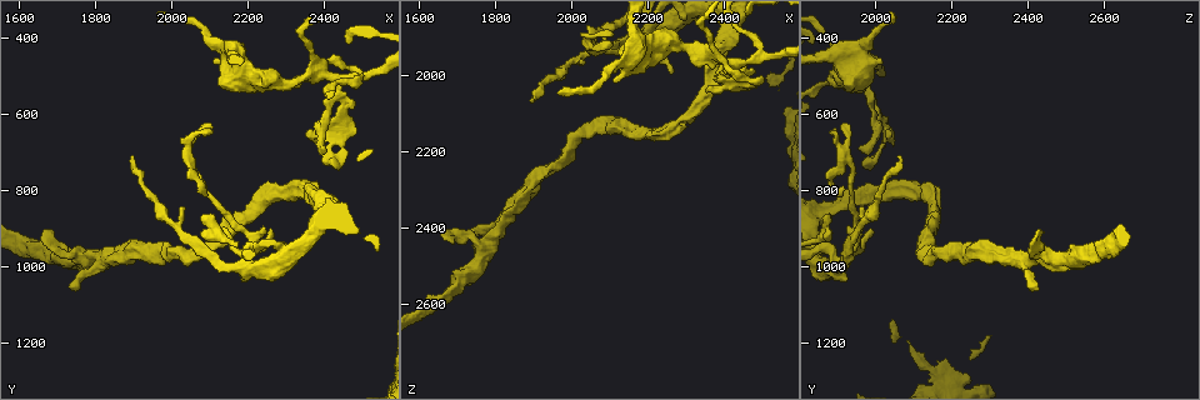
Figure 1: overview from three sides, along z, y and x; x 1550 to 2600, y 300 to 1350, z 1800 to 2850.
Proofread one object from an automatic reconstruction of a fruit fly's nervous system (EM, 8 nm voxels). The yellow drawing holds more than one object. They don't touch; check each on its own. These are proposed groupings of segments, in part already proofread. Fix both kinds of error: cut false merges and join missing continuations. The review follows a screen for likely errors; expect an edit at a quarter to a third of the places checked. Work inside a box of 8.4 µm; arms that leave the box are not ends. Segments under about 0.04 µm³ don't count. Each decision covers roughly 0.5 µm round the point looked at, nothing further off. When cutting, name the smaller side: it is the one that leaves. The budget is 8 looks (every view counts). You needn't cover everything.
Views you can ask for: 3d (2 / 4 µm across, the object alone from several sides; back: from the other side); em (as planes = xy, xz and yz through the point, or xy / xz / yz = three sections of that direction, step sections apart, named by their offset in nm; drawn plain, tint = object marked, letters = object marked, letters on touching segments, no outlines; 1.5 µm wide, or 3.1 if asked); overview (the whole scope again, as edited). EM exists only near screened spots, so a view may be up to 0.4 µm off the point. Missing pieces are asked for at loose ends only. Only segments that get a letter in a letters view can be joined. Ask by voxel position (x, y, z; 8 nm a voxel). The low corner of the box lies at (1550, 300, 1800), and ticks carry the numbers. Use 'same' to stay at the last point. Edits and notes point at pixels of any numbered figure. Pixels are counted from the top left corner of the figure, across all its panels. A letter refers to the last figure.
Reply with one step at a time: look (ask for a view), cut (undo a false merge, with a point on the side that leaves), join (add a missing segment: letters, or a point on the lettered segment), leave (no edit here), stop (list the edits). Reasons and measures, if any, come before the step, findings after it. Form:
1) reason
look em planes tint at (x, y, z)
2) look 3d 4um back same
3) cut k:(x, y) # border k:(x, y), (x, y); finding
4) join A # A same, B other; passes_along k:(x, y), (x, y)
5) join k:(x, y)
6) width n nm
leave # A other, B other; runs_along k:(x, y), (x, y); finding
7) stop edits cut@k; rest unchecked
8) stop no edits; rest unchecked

thick turns thin
look 3d 4um back at (2205, 1000, 1900)

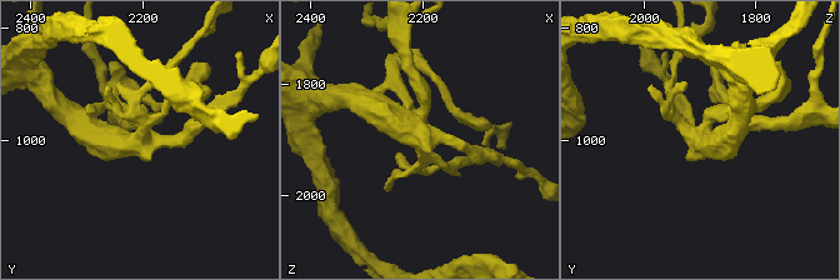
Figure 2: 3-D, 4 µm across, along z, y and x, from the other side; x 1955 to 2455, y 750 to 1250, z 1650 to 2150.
need the tissue
look em xz step 8 tint at (2200, 1000, 1890)

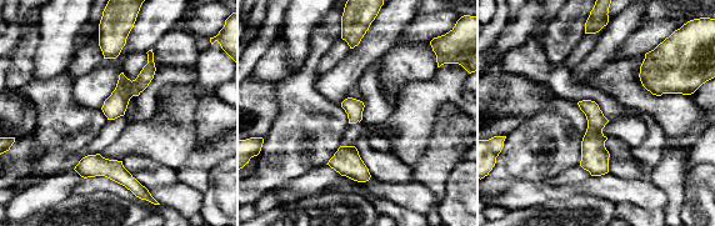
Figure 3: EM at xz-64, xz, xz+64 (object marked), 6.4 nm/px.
what lies round it
look em xz step 8 letters same

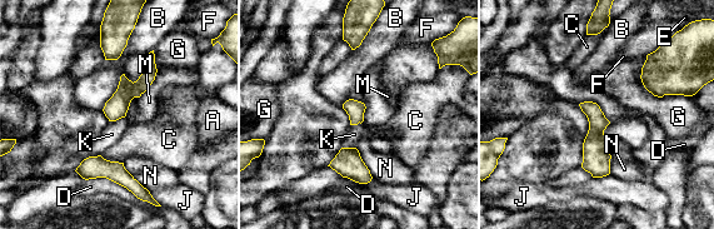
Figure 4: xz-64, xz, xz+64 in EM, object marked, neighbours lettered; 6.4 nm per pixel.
leave # A other, B other, C other, D other, E other, F other, G other, J other, K other, M other, N other; border 4:(645, 56), (640, 81), (662, 98); all the same neuron

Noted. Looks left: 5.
look 3d 2um at (2360, 660, 2050)

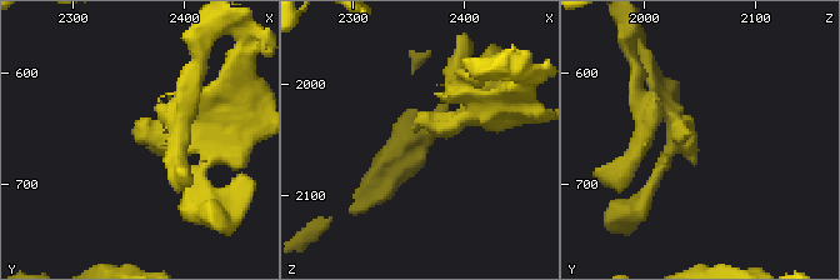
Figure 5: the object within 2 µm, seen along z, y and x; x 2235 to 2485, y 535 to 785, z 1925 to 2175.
look em planes letters at (2358, 658, 2044)

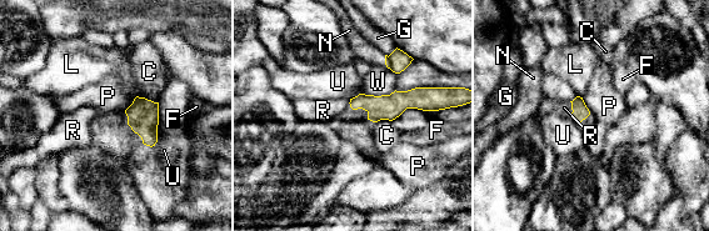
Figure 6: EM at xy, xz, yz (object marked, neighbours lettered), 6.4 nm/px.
join N # C other, F other, G other, L other, N same, P other, R other, U other, W other; passes_along 6:(398, 60), (385, 61), (363, 50); the neuron continues

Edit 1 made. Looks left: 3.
branch stops here
look em xy step 4 tint at (1730, 1060, 2415)

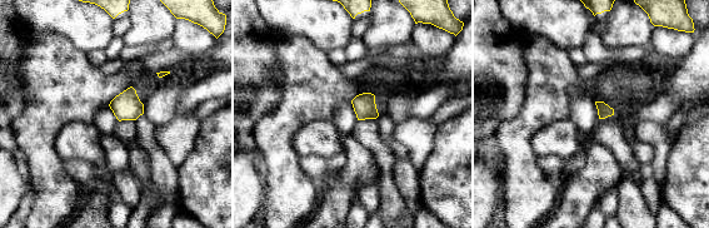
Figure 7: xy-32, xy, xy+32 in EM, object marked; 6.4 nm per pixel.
what lies round it
look em xy step 4 letters same

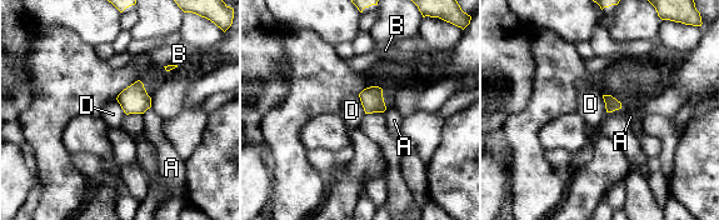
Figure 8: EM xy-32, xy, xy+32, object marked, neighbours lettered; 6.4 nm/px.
leave # A other, B other, D other; border 8:(358, 94), (365, 113); none of them fits

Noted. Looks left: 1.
stop edits join@6; rest unchecked

